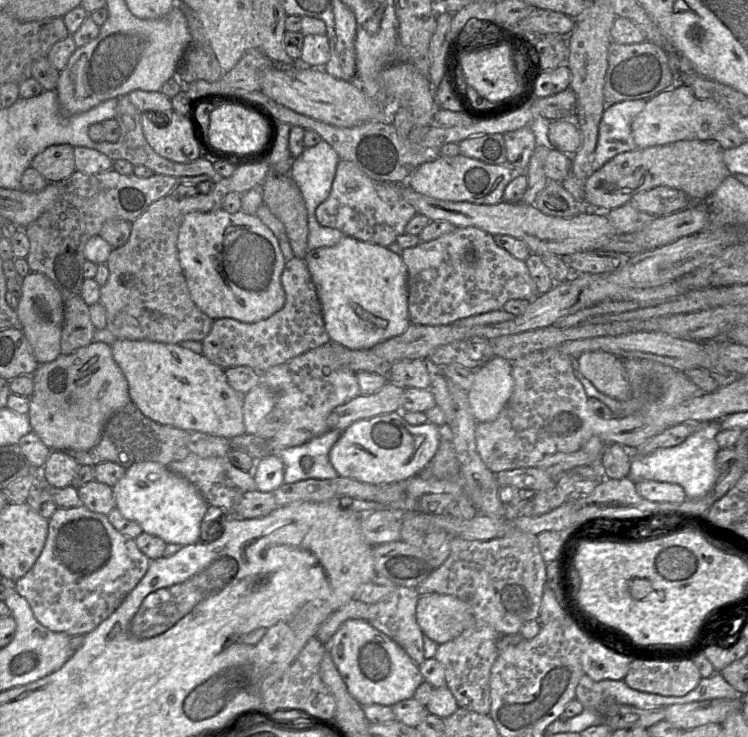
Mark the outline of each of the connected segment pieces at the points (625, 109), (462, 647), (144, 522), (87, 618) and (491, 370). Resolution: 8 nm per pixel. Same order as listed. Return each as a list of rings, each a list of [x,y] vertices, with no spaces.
[[[625,100],[607,105],[599,124],[592,171],[601,168],[617,154],[637,149],[631,131],[631,123],[644,108],[647,100]]]
[[[474,622],[457,638],[438,646],[435,659],[444,667],[446,687],[455,697],[458,707],[488,715],[490,712],[490,672],[498,657],[500,634],[488,624]]]
[[[151,461],[135,463],[127,468],[124,477],[113,486],[113,492],[115,508],[126,519],[137,522],[144,532],[158,536],[166,543],[188,545],[200,541],[201,522],[209,504],[191,482],[173,473],[167,466]]]
[[[82,504],[72,508],[57,508],[48,519],[48,534],[41,554],[32,568],[23,577],[15,581],[15,589],[28,602],[37,621],[49,630],[65,632],[69,636],[76,634],[86,635],[115,611],[127,594],[143,578],[149,563],[150,559],[137,547],[135,540],[116,530],[105,514],[93,512]]]
[[[494,356],[487,363],[475,370],[474,381],[467,391],[470,410],[477,423],[495,420],[509,400],[513,391],[512,362]]]

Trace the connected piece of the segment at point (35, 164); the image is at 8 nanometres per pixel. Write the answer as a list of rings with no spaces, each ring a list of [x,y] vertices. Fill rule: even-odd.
[[[70,144],[49,146],[33,158],[30,167],[36,169],[48,182],[61,182],[77,171],[74,147]]]

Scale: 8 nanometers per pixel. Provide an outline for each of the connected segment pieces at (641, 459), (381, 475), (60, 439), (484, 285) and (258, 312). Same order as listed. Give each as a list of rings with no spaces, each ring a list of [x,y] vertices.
[[[720,420],[711,421],[676,446],[658,449],[648,455],[636,455],[630,451],[631,465],[628,477],[635,484],[644,480],[678,484],[684,489],[688,499],[700,499],[713,489],[720,476],[715,464],[716,455],[720,450],[715,437],[720,431]]]
[[[394,411],[394,412],[390,412],[382,415],[377,415],[368,419],[358,420],[352,423],[350,426],[348,426],[343,431],[342,435],[337,440],[337,442],[331,448],[329,452],[329,461],[333,466],[333,468],[335,469],[335,471],[341,477],[347,477],[363,483],[369,483],[369,484],[388,484],[392,482],[399,482],[399,481],[417,476],[429,464],[429,462],[432,460],[432,458],[437,452],[440,439],[441,439],[441,433],[442,433],[442,429],[430,422],[426,422],[421,425],[410,425],[403,419],[401,411]]]
[[[91,342],[70,354],[60,354],[55,360],[40,364],[31,377],[33,393],[27,413],[31,431],[51,451],[90,450],[98,444],[110,417],[132,403],[127,380],[113,358],[111,345],[103,342]]]
[[[456,227],[437,239],[406,248],[401,258],[408,271],[408,312],[412,324],[448,325],[472,315],[502,310],[511,299],[531,301],[540,293],[524,261],[498,246],[493,236],[476,227]]]
[[[224,209],[211,212],[191,212],[185,215],[179,229],[177,240],[178,256],[183,269],[187,286],[192,300],[197,307],[213,320],[219,318],[233,318],[243,323],[254,323],[265,320],[283,308],[286,301],[285,291],[281,284],[281,275],[286,263],[279,246],[278,238],[273,232],[256,216],[243,212],[229,213]]]

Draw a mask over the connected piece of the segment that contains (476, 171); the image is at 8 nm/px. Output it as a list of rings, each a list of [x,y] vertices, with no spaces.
[[[439,154],[434,159],[421,164],[406,183],[416,192],[436,199],[490,205],[503,201],[504,190],[514,176],[515,173],[507,164],[490,165],[462,154],[456,156]]]

